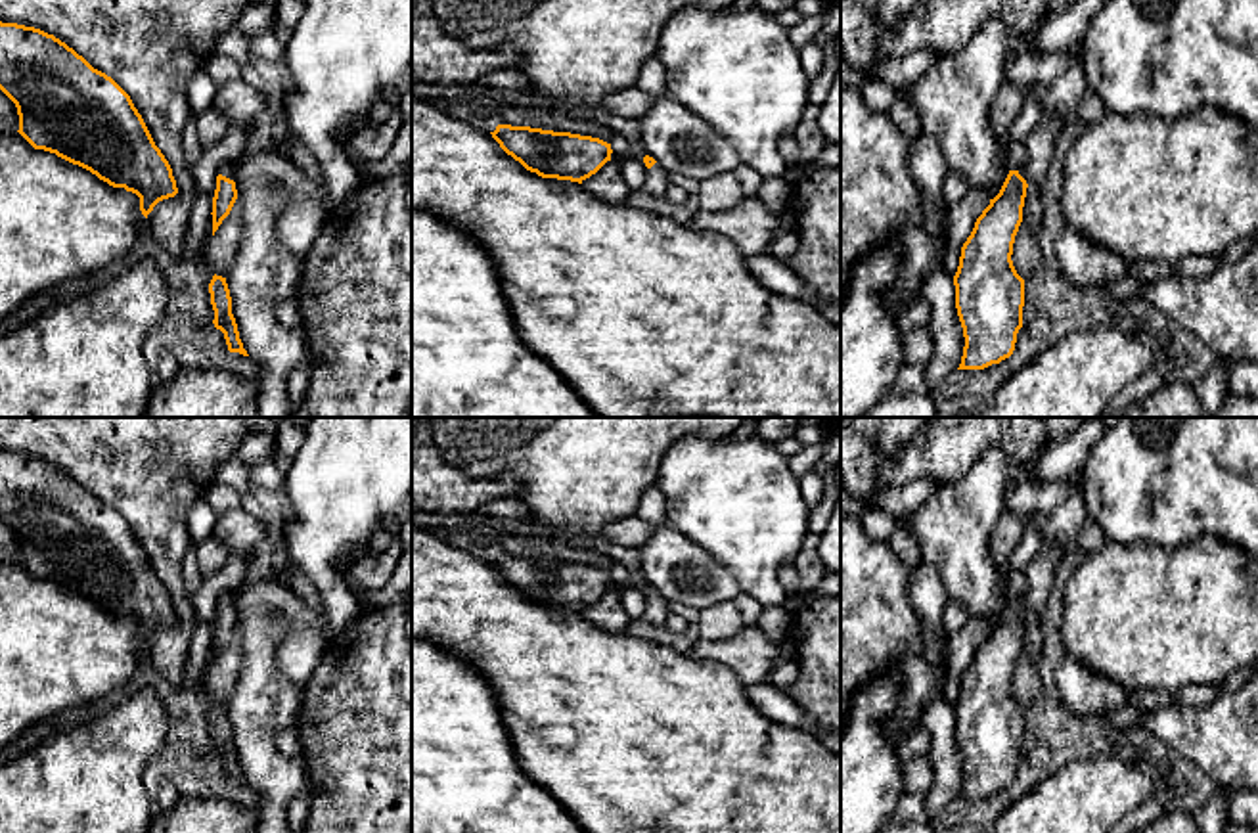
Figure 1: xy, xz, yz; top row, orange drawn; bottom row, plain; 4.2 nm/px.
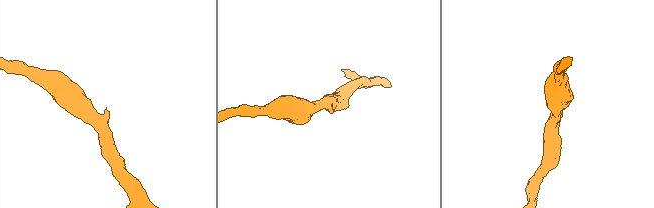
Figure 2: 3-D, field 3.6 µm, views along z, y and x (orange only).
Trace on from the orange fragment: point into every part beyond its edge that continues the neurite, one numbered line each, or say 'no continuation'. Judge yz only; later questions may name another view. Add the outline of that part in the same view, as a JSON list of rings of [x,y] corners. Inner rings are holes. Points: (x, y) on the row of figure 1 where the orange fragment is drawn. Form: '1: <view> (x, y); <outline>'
1: yz (1040, 140); [[[1044,115],[1038,124],[1022,136],[1026,146],[1026,163],[1019,174],[1026,180],[1026,184],[1040,188],[1063,126],[1065,124],[1057,117]]]

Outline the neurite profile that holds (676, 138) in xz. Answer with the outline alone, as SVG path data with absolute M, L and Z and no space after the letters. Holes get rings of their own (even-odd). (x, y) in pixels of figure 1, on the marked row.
M666 94L638 117L638 128L649 157L668 172L697 182L733 172L745 163L722 134Z

